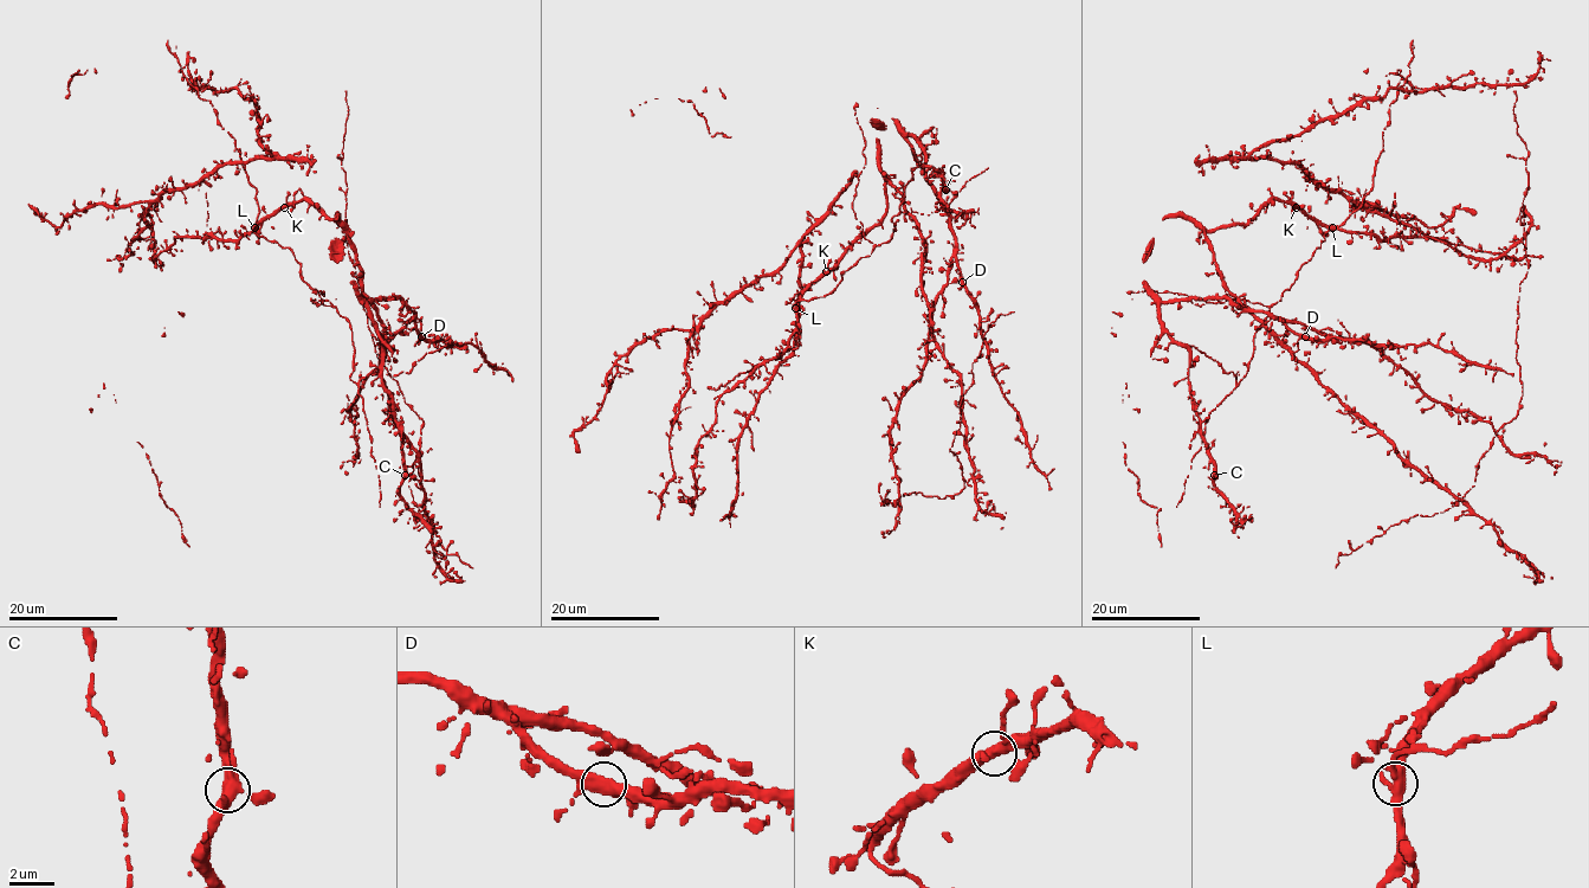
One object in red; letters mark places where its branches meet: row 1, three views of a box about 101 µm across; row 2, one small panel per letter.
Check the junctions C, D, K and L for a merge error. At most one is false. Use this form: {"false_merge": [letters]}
{"false_merge": []}

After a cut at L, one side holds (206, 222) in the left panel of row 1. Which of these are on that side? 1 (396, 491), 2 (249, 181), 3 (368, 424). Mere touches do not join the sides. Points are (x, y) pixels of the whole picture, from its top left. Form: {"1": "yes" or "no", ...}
{"1": "yes", "2": "no", "3": "no"}

